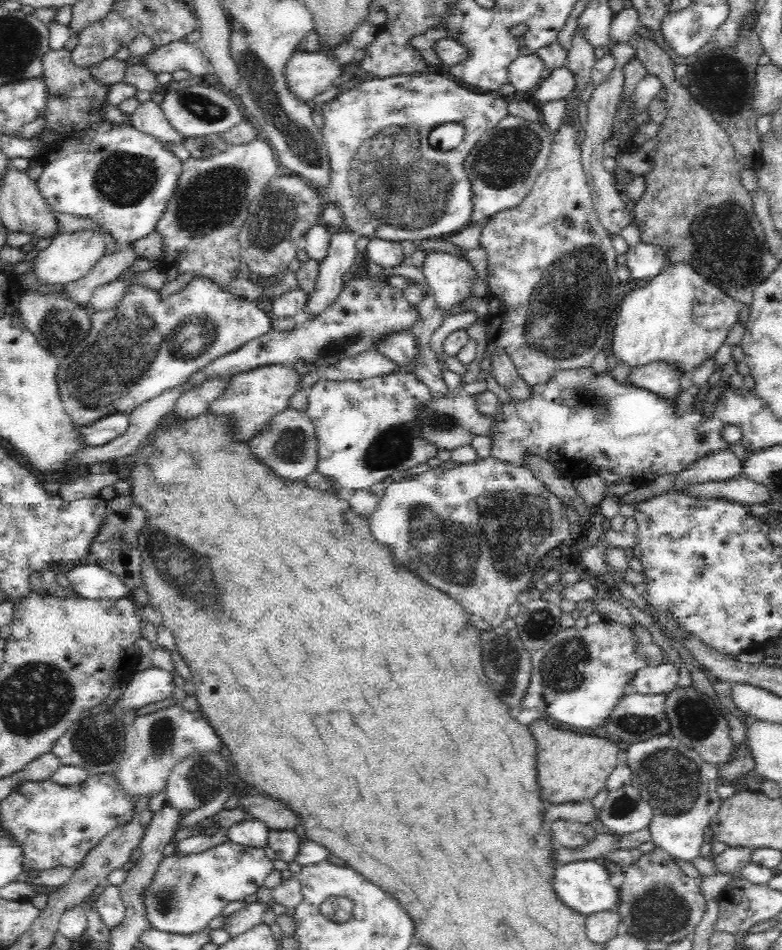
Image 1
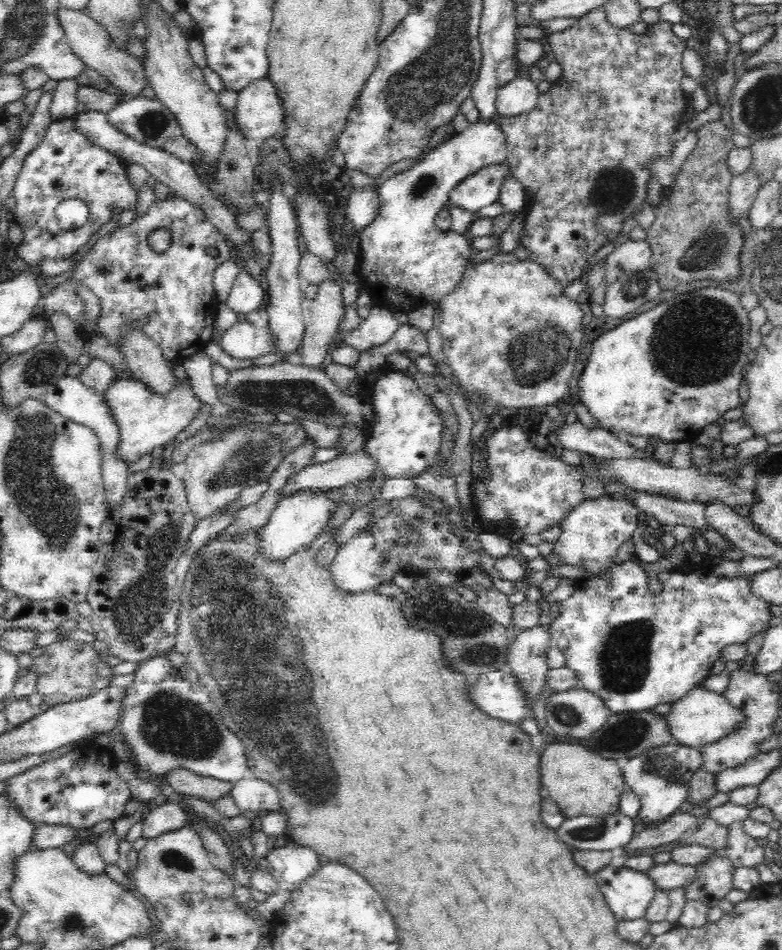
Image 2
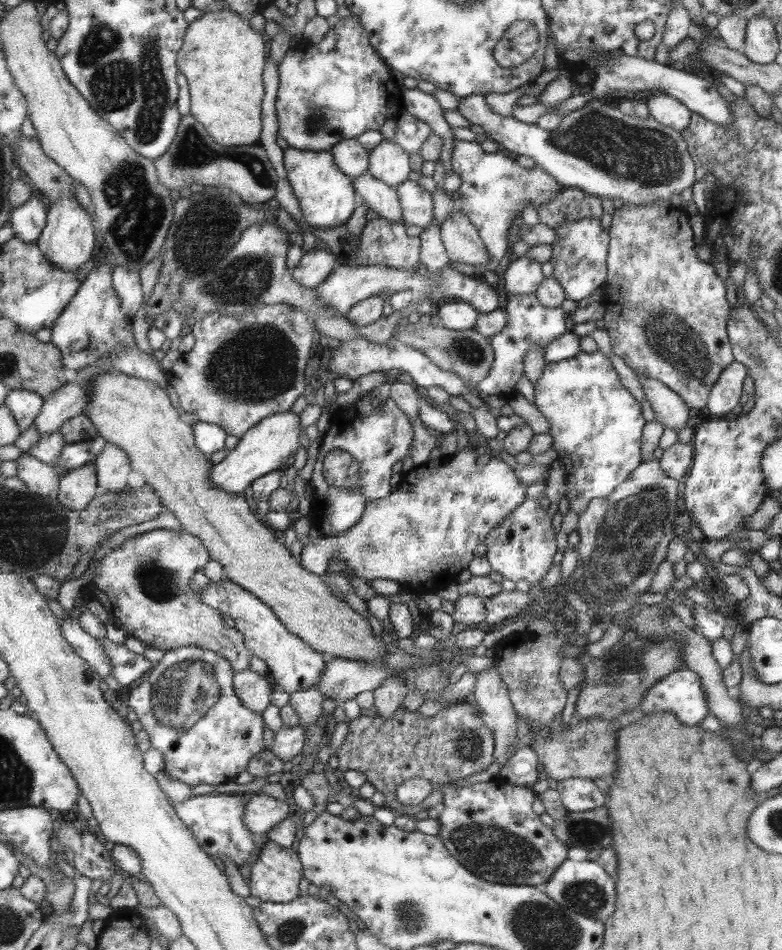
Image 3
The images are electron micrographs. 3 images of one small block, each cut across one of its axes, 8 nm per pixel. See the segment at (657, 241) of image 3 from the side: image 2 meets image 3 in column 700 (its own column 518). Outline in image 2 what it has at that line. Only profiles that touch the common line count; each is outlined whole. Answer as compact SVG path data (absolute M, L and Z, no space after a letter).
M515 252L502 253L502 256L496 255L483 263L476 263L473 266L469 266L464 272L460 282L453 287L452 291L444 295L444 298L440 300L440 304L435 307L433 315L433 331L440 332L441 346L445 354L445 358L448 359L448 364L454 375L458 378L458 382L462 386L470 386L474 389L474 393L486 395L489 397L490 402L495 403L497 406L508 412L512 409L532 408L532 407L545 407L547 405L553 405L567 394L570 388L569 382L572 378L574 365L577 361L578 348L580 348L580 340L584 336L582 332L582 310L578 300L572 302L568 300L564 294L562 294L562 288L560 283L553 278L551 274L547 273L547 269L544 266L540 266L537 262L526 260L526 262L520 262Z

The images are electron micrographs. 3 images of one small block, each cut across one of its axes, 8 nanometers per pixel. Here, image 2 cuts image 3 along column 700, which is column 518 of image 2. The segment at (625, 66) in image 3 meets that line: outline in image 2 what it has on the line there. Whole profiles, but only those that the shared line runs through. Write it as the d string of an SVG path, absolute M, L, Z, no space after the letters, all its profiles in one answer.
M515 77L497 90L497 119L510 118L532 110L536 106L538 95L536 82L530 78Z

